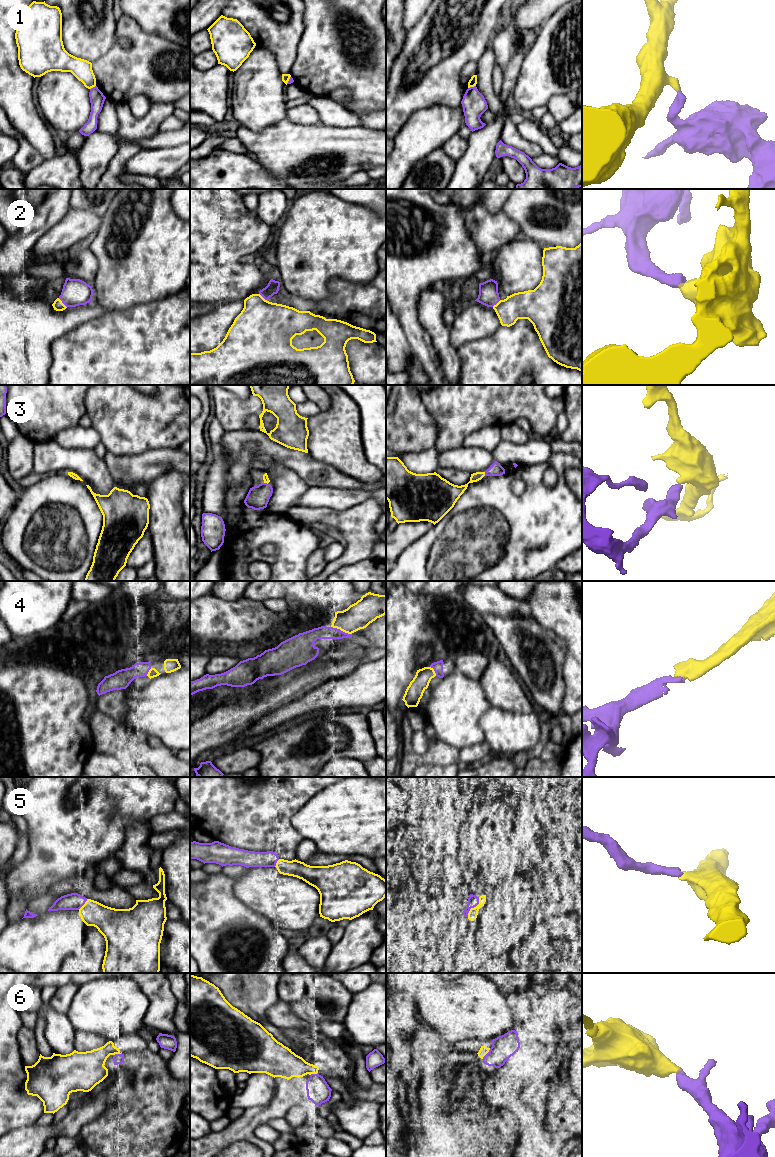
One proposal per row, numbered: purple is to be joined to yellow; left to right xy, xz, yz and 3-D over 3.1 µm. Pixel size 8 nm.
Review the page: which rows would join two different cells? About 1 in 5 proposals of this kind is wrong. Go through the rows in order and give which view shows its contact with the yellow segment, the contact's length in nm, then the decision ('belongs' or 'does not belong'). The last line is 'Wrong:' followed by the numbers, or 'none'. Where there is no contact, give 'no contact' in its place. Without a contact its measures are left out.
1: meets yellow in yz; contact 70 nm long; does not belong
2: meets yellow in xy; contact 100 nm long; belongs
3: meets yellow in yz; contact 30 nm long; belongs
4: meets yellow in xz; contact 180 nm long; belongs
5: meets yellow in yz; contact 190 nm long; belongs
6: meets yellow in yz; contact 120 nm long; belongs
Wrong: 1

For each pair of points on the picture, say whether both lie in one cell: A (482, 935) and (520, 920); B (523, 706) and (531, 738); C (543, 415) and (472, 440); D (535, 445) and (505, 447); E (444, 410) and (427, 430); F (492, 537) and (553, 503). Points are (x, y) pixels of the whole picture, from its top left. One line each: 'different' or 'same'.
A: same
B: different
C: different
D: same
E: different
F: same

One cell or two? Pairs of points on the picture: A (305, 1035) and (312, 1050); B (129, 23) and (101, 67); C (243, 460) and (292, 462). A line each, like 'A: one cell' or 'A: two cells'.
A: one cell
B: one cell
C: two cells

